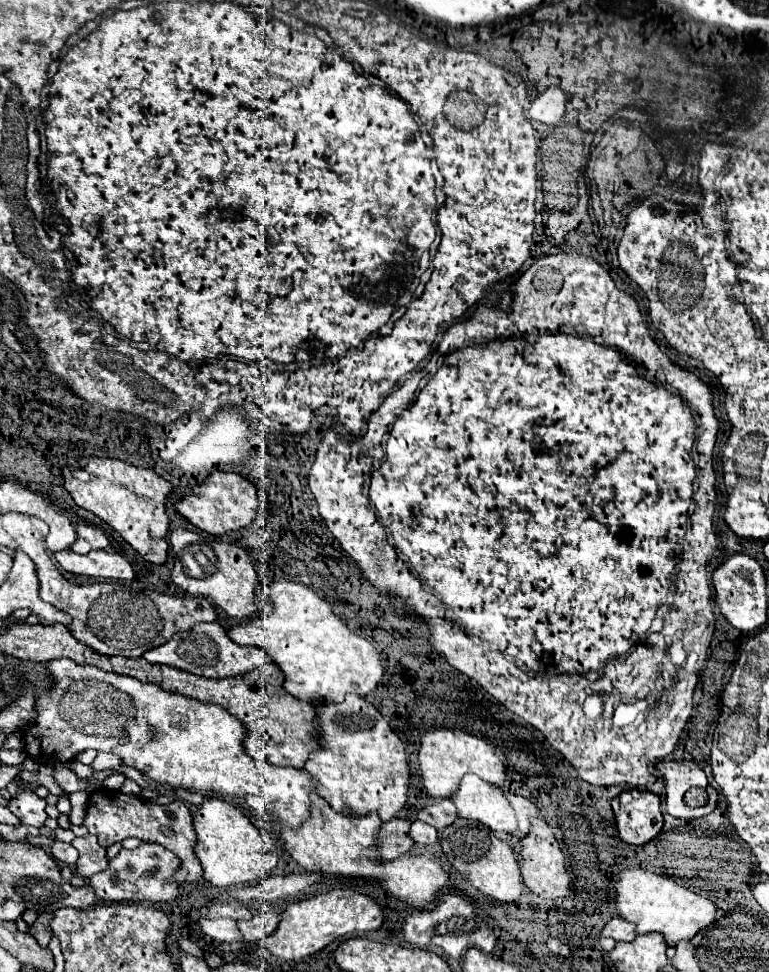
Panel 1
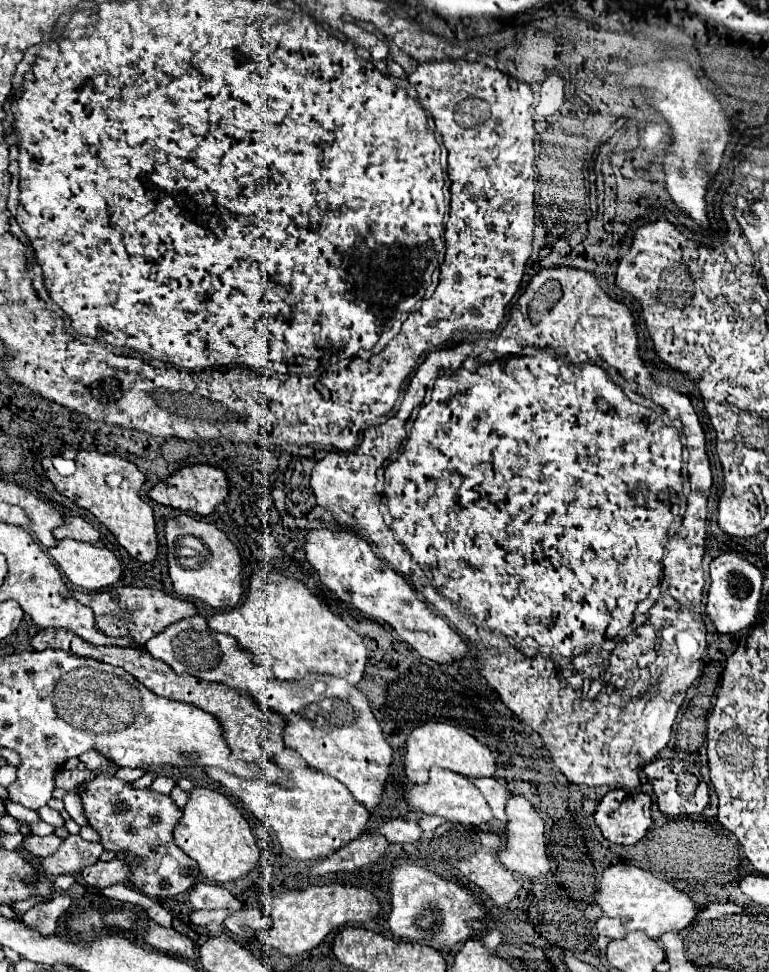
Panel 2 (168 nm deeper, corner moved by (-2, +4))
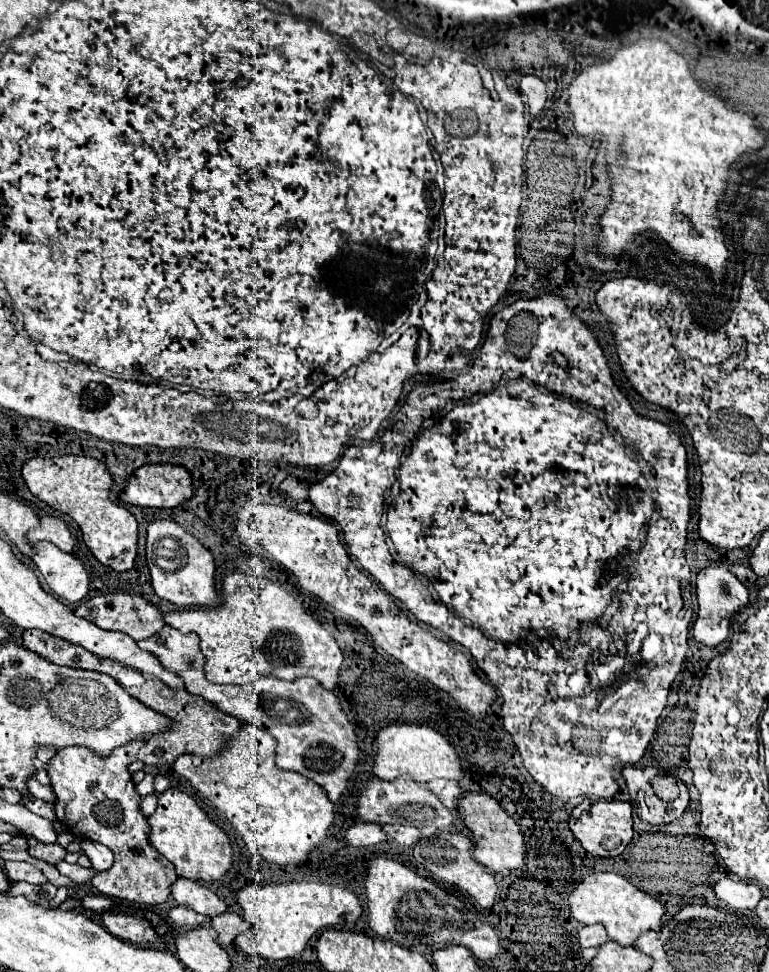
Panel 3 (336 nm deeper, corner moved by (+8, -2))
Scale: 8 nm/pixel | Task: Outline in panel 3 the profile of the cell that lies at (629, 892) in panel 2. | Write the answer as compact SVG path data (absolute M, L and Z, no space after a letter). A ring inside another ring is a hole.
M591 873L569 897L571 915L583 925L605 925L609 939L619 945L633 945L645 931L661 931L665 921L665 907L649 893L637 889L623 875L617 873Z

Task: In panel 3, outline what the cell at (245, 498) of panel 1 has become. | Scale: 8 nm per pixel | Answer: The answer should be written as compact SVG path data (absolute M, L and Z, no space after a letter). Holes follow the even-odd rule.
M143 465L119 495L123 503L139 507L173 509L193 497L193 479L185 467Z

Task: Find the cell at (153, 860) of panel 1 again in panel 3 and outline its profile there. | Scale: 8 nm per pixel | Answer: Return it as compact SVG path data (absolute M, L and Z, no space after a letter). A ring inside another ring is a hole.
M67 861L57 863L57 869L59 869L61 875L67 875L71 881L75 881L75 883L79 883L79 885L91 883L91 879L97 875L97 871L91 869L91 867L85 869L85 867L81 867L81 865L69 865Z

